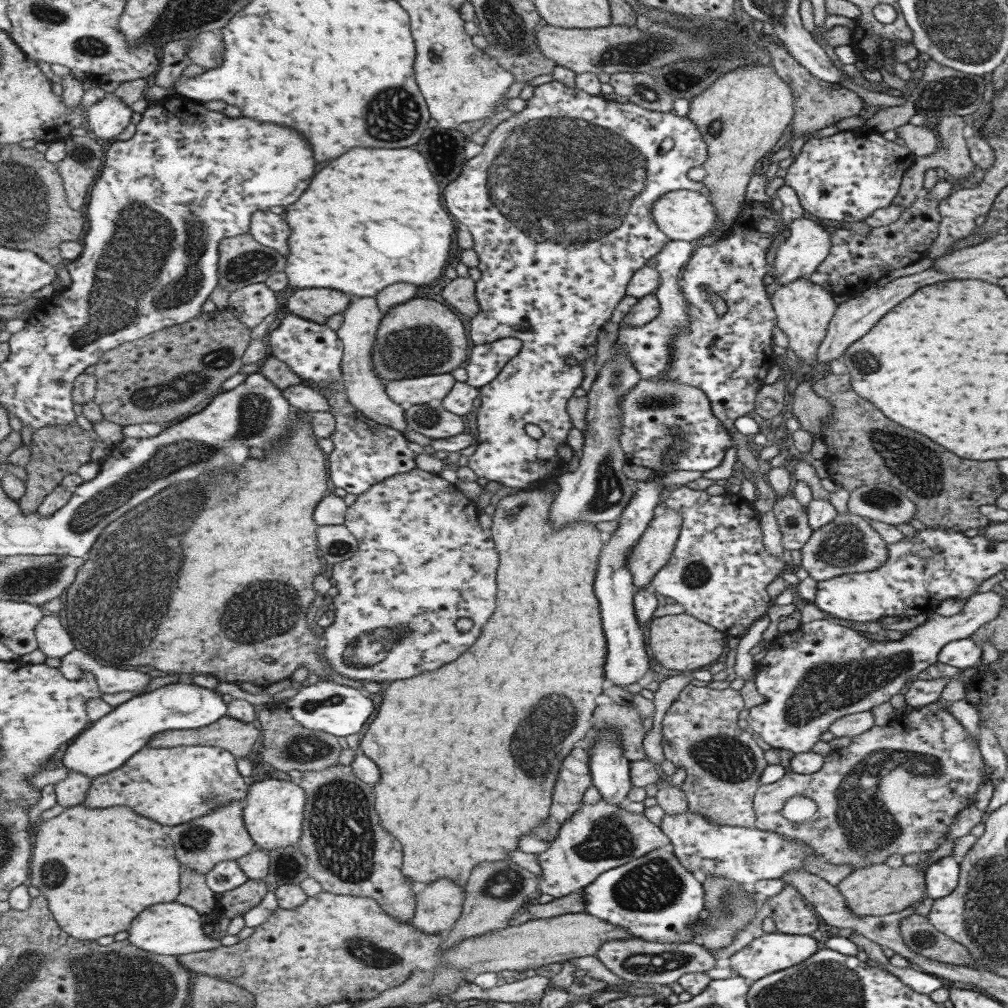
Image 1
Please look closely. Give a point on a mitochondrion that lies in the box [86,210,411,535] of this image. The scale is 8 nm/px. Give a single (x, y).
(183, 386)

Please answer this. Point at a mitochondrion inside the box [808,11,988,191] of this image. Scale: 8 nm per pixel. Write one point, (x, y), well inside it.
(953, 91)

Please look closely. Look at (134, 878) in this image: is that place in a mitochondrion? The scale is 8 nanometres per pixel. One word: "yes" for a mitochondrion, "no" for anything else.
no

